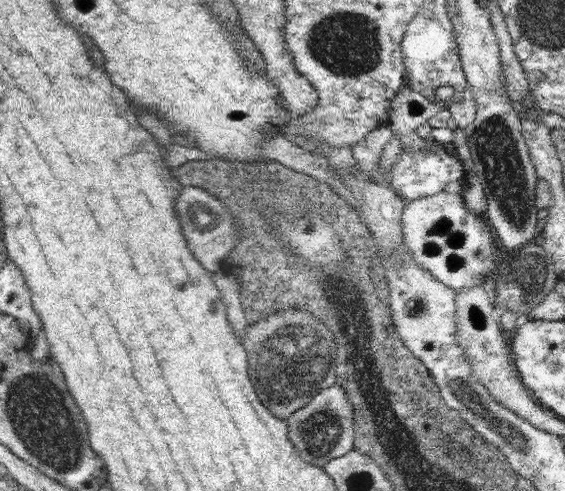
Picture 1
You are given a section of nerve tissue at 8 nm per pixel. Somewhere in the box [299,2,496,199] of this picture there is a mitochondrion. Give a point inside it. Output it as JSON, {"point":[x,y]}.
{"point":[346,43]}

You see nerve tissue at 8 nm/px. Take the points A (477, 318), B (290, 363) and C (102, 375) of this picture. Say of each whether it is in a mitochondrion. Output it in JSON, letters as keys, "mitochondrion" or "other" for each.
{"A":"mitochondrion","B":"mitochondrion","C":"other"}

